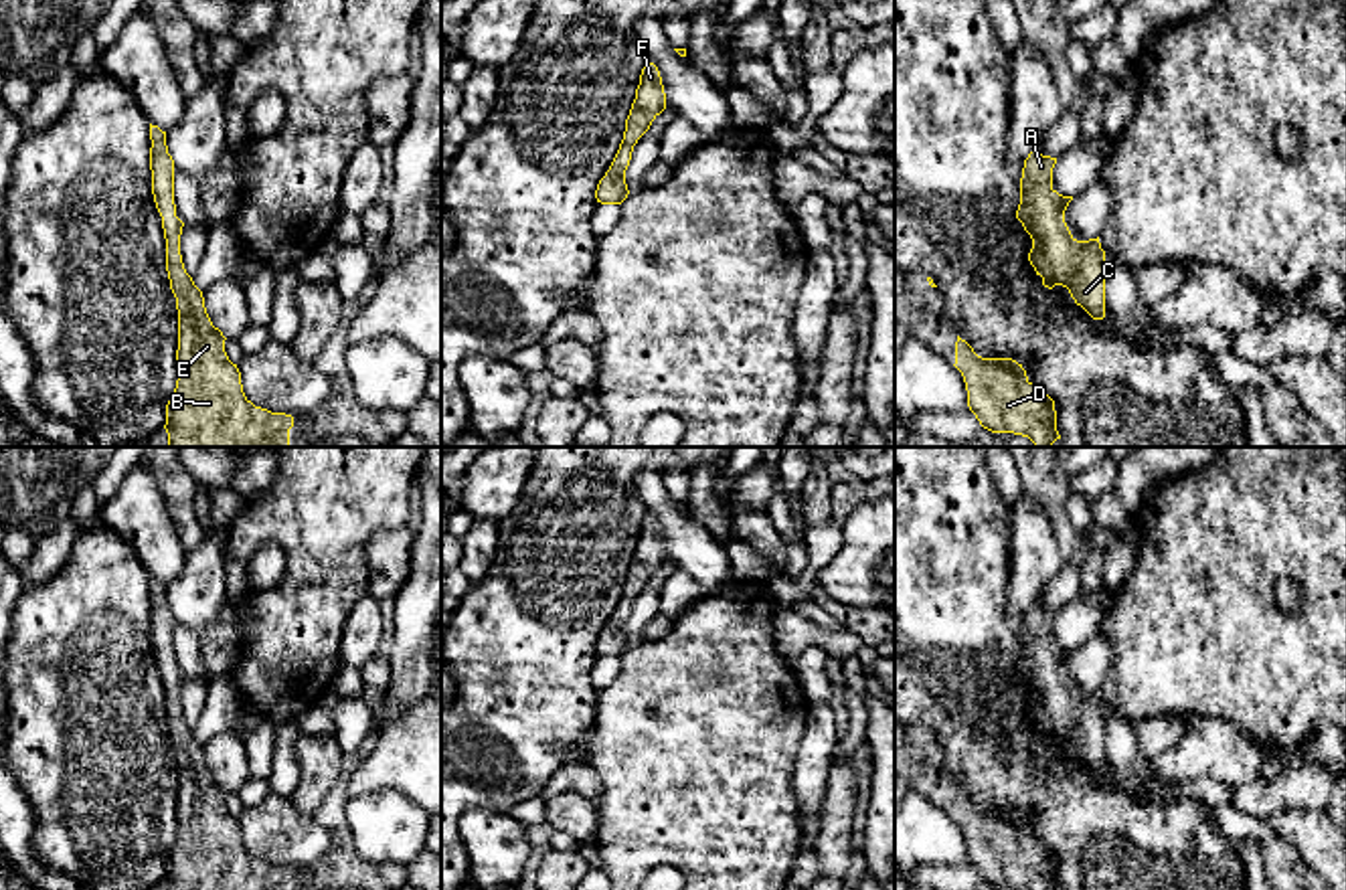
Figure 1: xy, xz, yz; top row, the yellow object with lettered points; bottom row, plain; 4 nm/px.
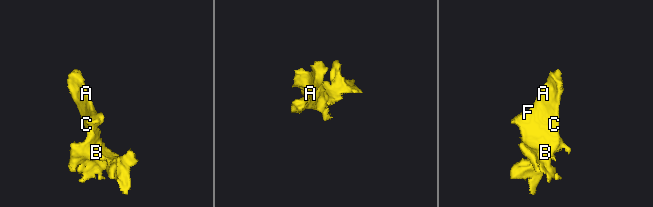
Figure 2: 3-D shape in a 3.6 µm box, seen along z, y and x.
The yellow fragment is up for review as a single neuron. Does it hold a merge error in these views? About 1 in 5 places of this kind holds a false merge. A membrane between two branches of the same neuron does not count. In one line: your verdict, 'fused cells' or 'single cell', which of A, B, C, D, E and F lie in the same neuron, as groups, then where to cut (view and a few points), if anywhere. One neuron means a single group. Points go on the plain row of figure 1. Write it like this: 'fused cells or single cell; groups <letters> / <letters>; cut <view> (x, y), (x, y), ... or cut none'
single cell; groups A B C D E F; cut none

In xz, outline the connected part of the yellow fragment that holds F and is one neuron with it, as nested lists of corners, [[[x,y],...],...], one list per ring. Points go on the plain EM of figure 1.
[[[646,514],[640,528],[640,538],[636,542],[636,552],[625,572],[623,593],[609,623],[597,637],[595,643],[597,655],[621,657],[627,651],[629,643],[625,637],[625,623],[629,619],[634,599],[650,583],[652,574],[664,562],[666,562],[666,546],[660,524],[654,516]]]

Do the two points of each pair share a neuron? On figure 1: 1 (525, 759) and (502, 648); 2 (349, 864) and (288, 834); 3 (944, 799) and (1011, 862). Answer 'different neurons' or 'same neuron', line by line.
1: same neuron
2: same neuron
3: same neuron

